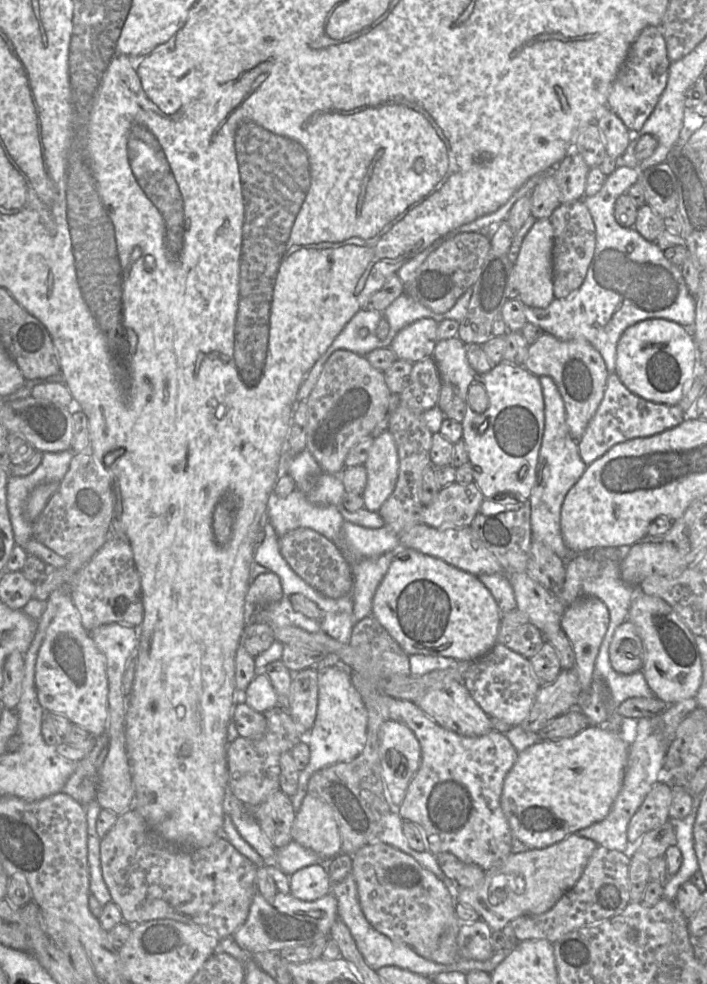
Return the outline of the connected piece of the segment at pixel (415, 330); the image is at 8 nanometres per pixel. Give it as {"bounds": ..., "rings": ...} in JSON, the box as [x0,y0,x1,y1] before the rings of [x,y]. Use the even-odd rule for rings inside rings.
{"bounds":[390,318,438,362],"rings":[[[421,318],[401,329],[390,348],[397,359],[418,362],[432,357],[437,343],[438,323],[431,318]]]}

